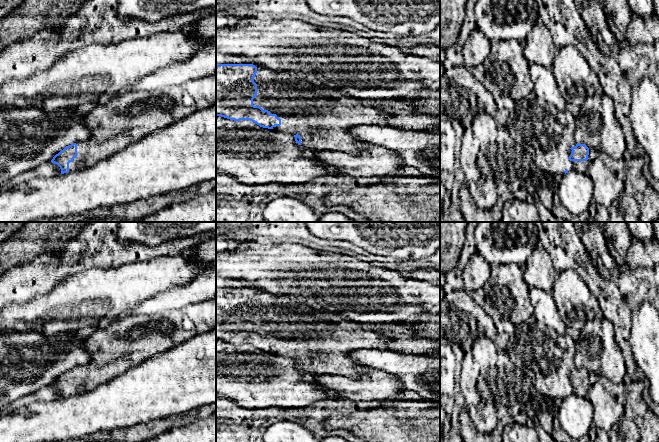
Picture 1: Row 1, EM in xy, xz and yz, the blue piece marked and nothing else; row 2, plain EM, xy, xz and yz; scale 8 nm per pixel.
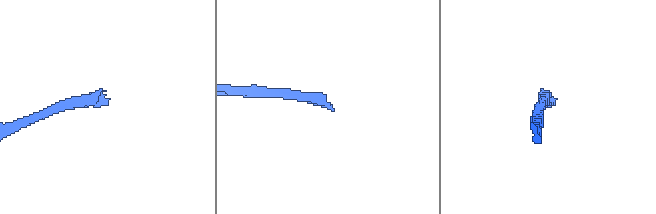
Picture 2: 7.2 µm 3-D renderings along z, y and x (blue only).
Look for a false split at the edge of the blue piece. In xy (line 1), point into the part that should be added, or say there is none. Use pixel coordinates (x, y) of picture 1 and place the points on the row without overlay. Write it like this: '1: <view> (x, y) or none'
1: xy (118, 345)

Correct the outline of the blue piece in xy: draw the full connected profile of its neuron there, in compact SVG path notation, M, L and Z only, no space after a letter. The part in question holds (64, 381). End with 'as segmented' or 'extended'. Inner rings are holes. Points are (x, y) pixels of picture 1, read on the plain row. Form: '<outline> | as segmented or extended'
M216 297L168 314L149 316L129 313L114 318L102 324L84 339L83 347L89 352L90 360L84 365L65 371L53 381L51 386L60 391L61 398L93 390L99 384L114 379L144 360L215 327Z | extended

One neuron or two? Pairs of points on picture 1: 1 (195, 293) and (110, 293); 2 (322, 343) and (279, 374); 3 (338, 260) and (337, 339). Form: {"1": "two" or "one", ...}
{"1": "two", "2": "two", "3": "two"}

